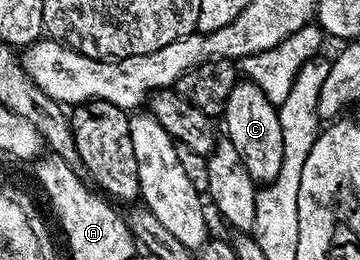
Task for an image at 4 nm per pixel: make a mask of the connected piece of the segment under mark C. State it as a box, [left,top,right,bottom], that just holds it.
[222,82,282,185]

